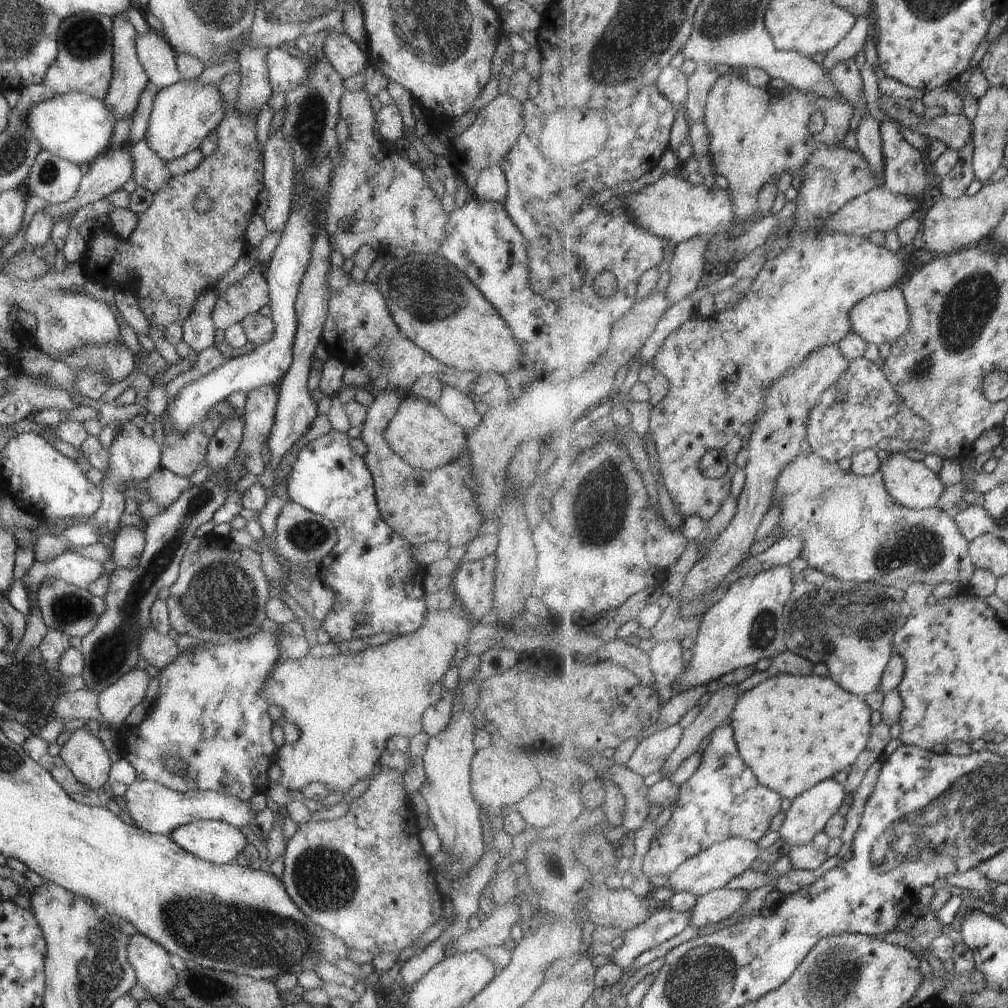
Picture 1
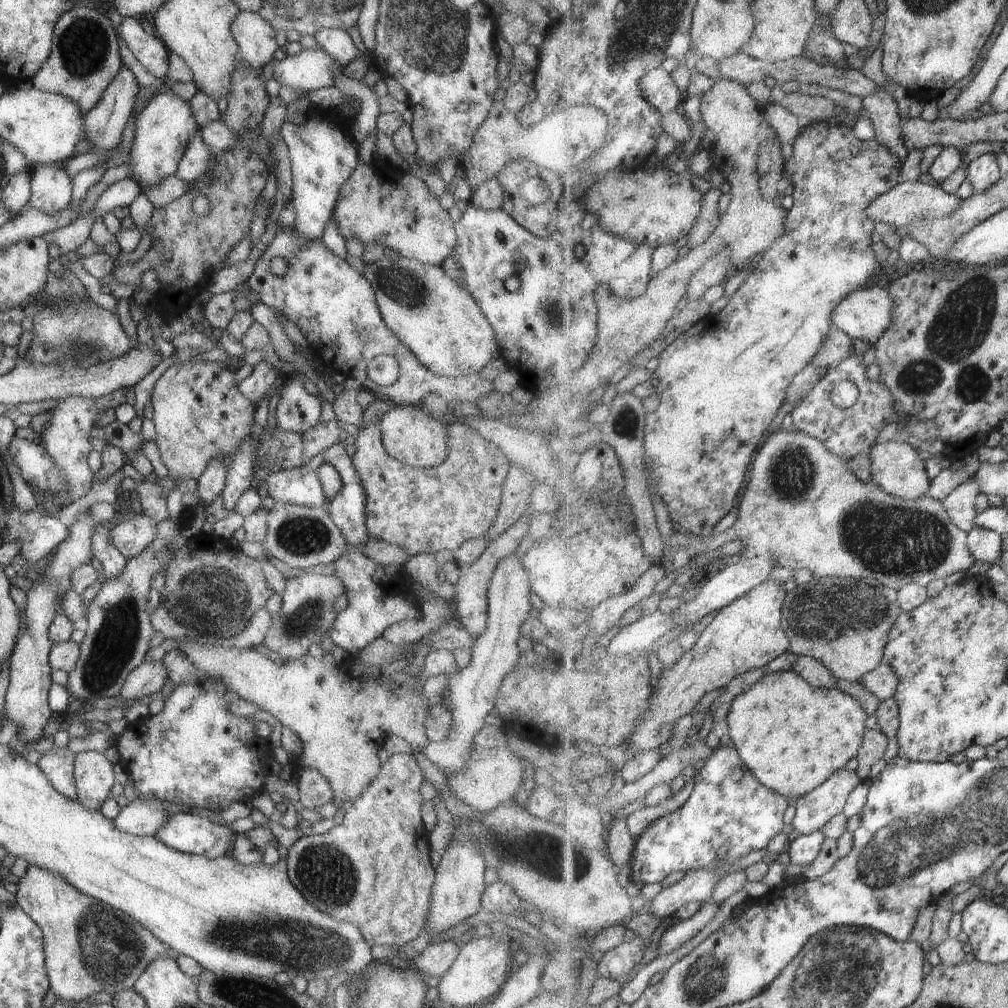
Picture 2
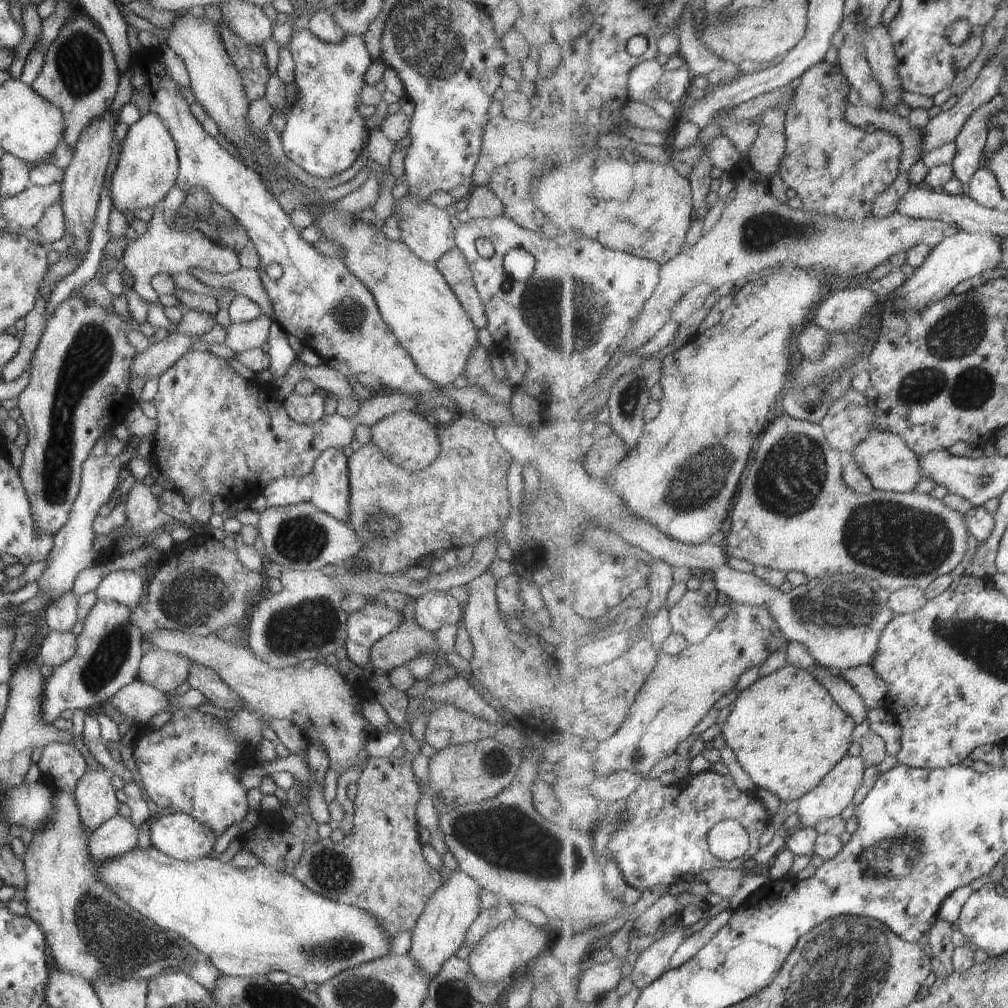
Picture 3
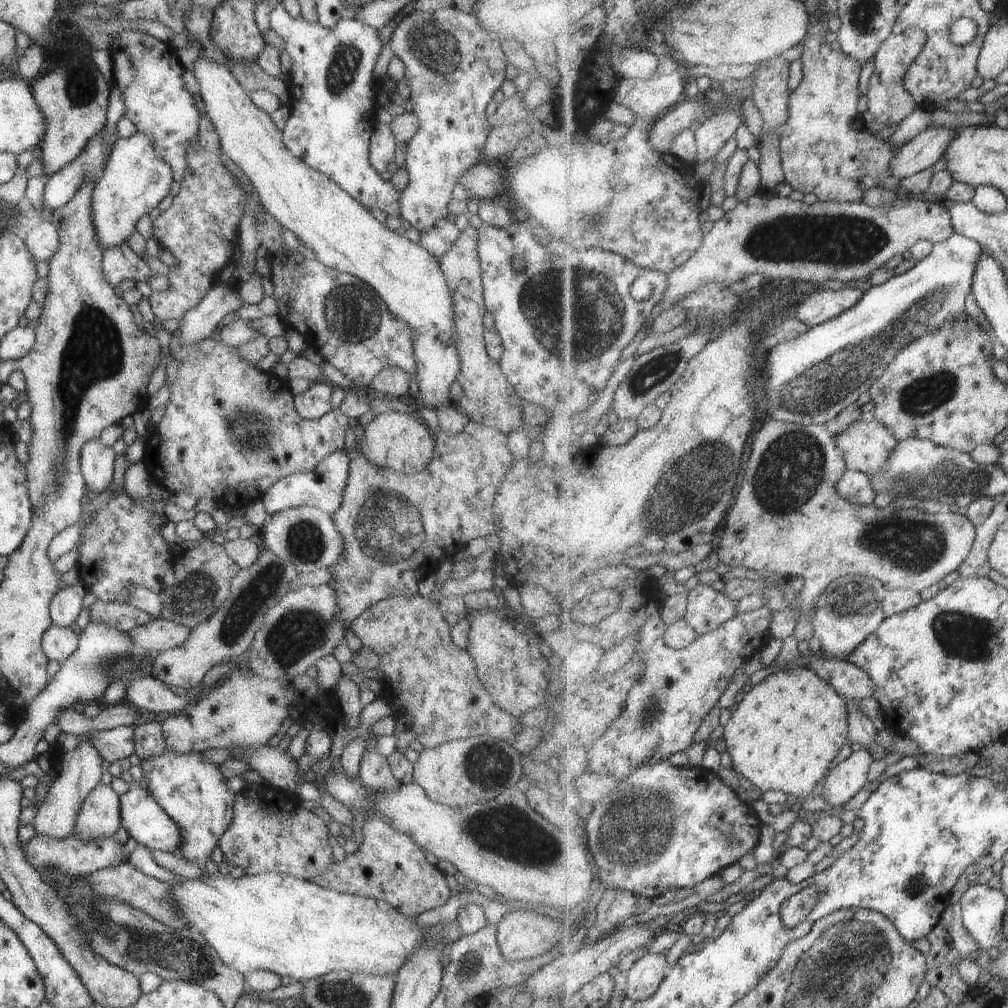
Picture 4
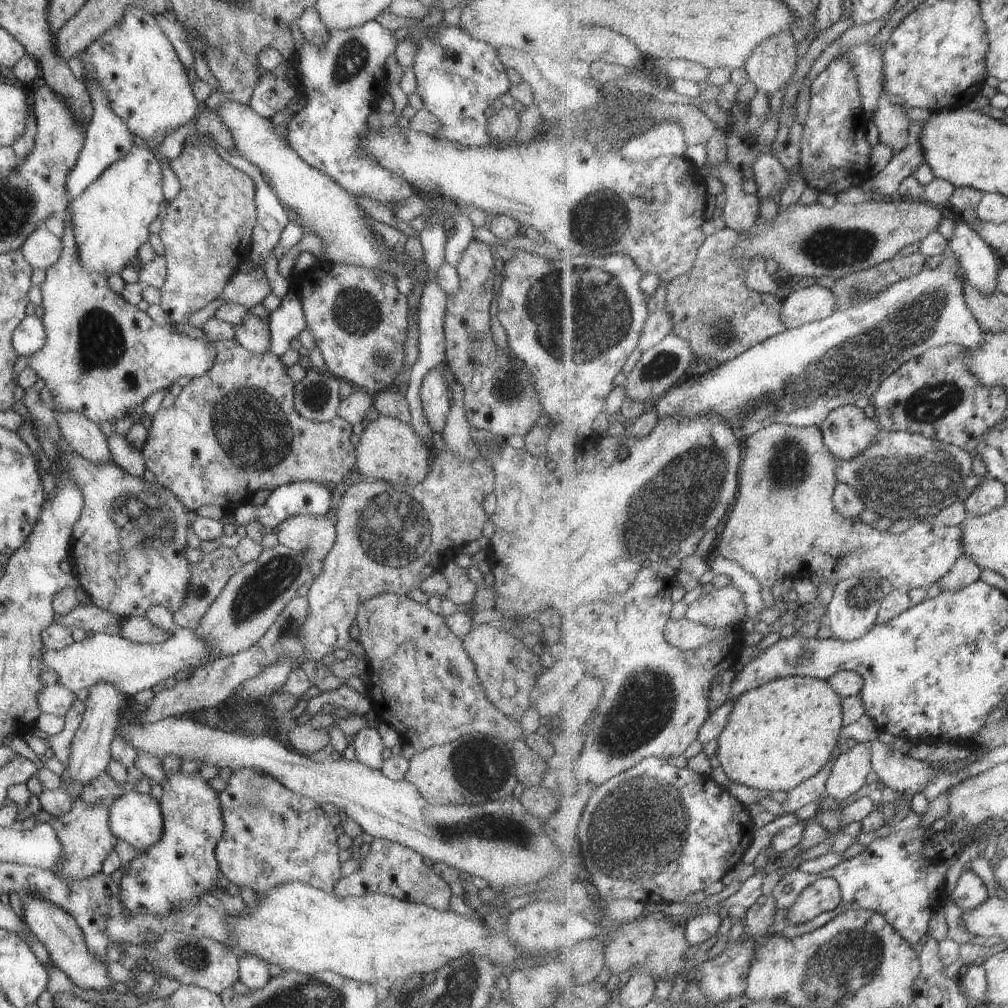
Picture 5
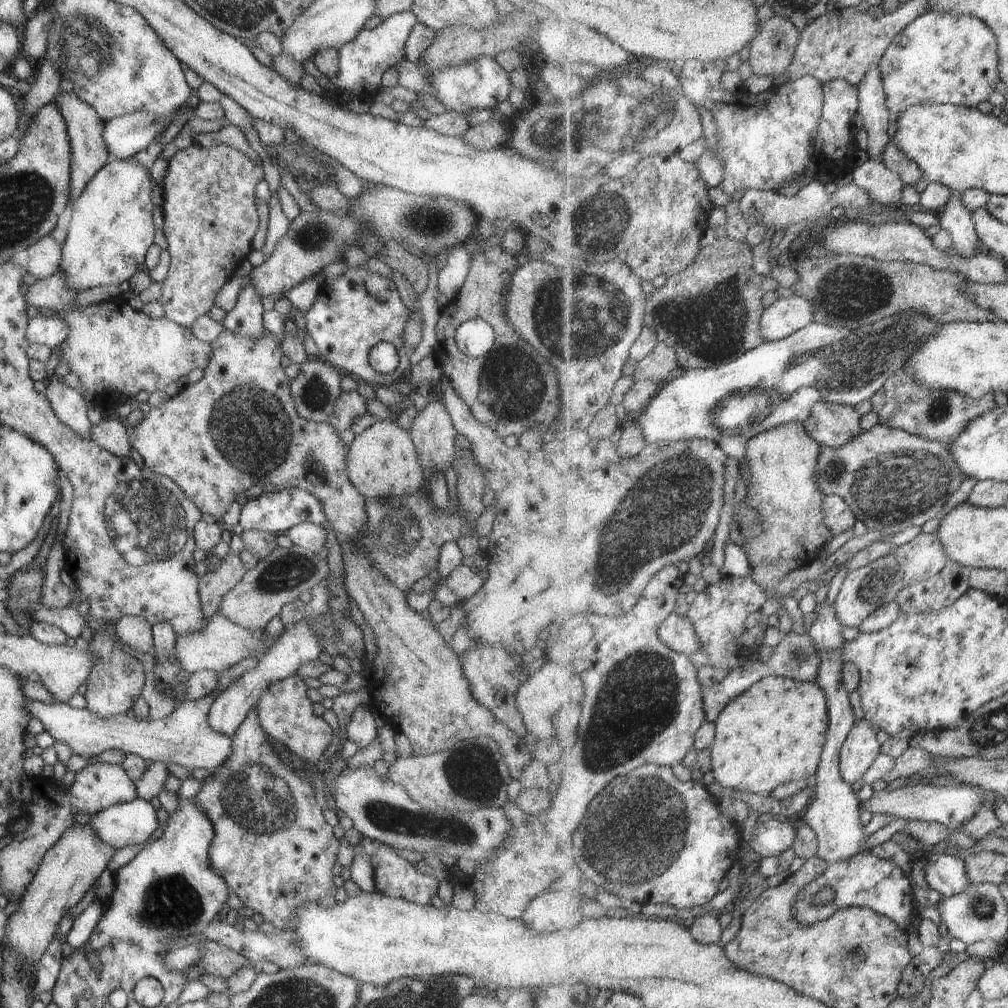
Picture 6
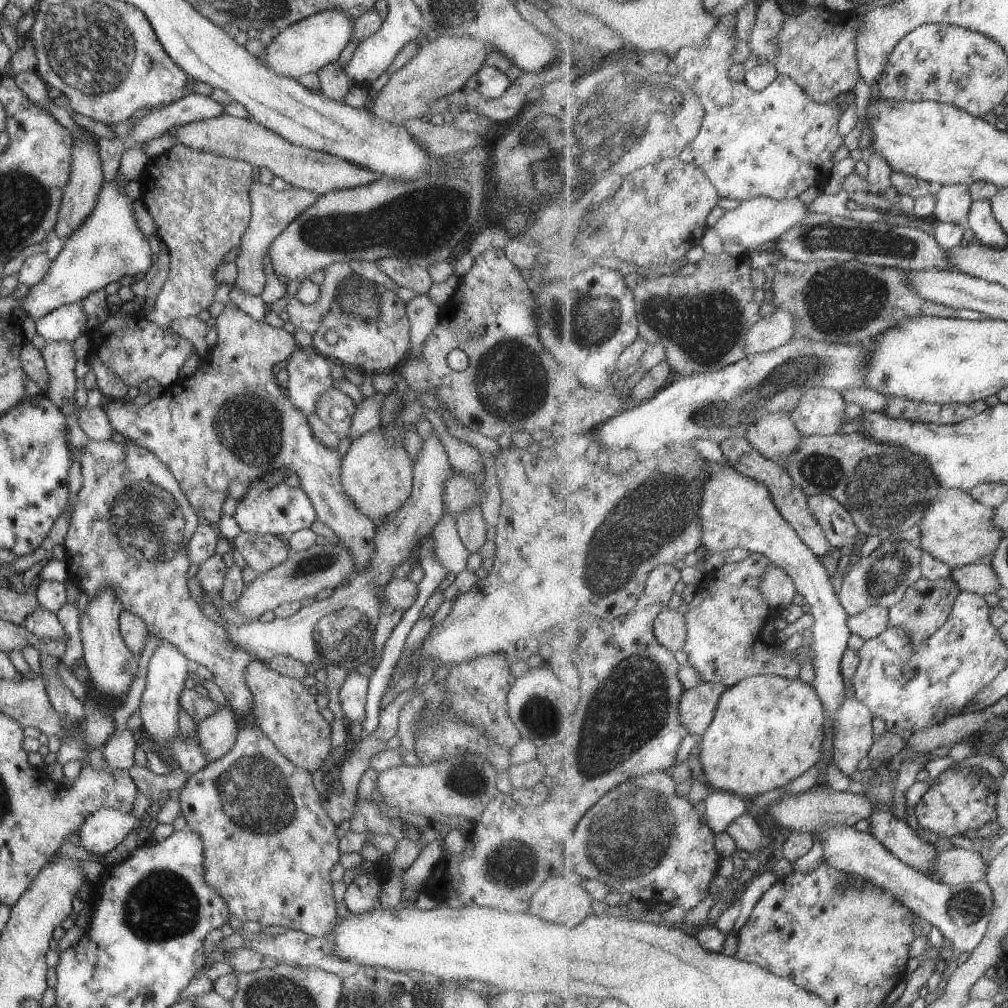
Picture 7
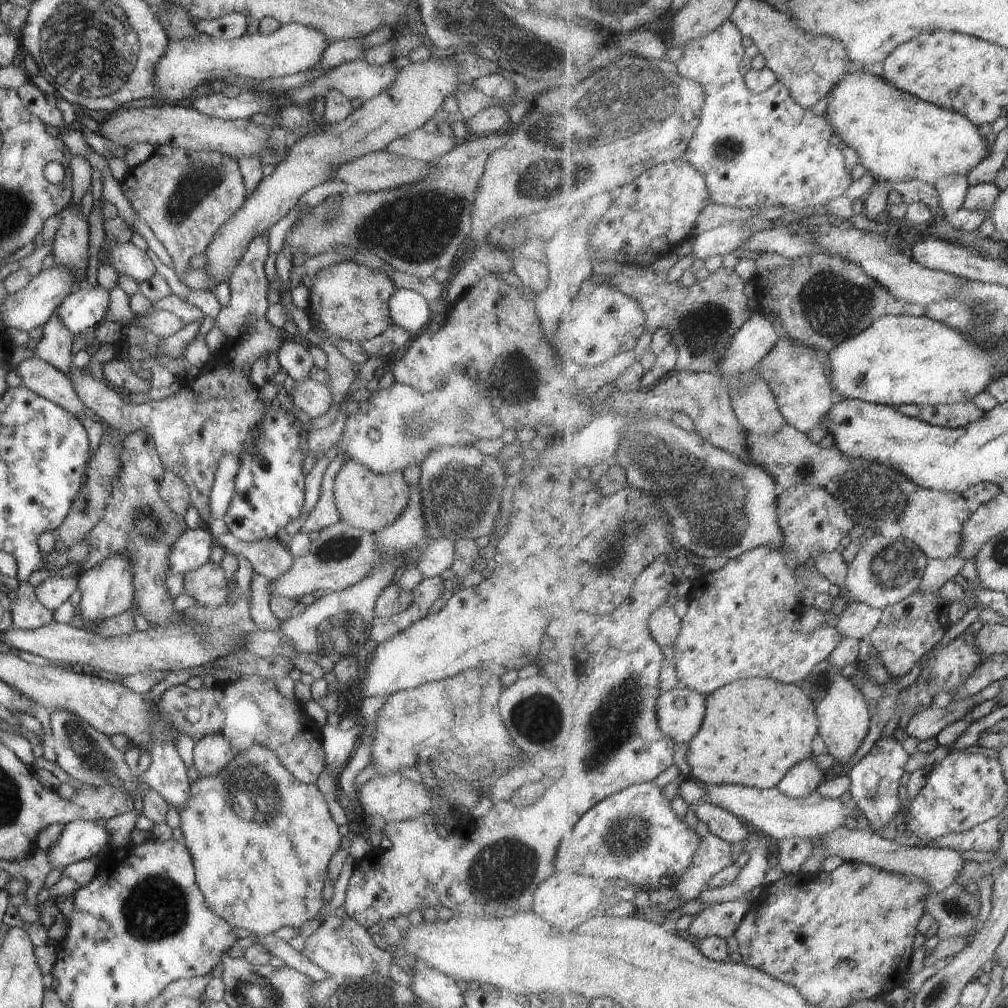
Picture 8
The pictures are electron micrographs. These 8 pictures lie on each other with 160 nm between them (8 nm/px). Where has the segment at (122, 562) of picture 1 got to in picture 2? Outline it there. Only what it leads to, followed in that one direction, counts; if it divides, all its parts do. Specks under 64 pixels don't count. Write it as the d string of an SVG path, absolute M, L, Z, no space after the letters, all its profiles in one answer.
M144 513L128 514L124 519L118 517L109 532L109 540L127 560L151 543L155 538L155 526L157 521Z

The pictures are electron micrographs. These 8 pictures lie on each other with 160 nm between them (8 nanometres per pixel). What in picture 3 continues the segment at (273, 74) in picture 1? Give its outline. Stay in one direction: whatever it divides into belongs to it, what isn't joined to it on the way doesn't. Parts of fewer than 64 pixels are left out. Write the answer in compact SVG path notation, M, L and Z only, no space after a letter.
M307 28L287 32L291 35L290 43L287 45L287 48L290 51L292 60L294 61L294 82L297 85L297 90L301 93L301 98L291 105L290 114L285 118L283 132L279 135L281 138L281 144L283 145L285 156L305 171L305 173L315 176L316 178L329 179L341 172L345 172L346 169L352 166L356 158L362 152L363 128L366 128L366 126L364 124L364 119L361 118L359 112L357 112L357 106L361 105L361 102L359 102L359 90L365 85L363 76L367 71L367 67L372 64L373 61L367 52L362 37L363 35L346 34L337 44L335 44L314 38L313 34L311 34Z

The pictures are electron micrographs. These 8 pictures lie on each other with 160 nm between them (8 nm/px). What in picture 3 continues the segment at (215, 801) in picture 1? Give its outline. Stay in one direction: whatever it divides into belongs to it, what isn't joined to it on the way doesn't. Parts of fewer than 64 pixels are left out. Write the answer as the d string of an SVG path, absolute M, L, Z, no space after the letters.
M115 814L103 822L86 838L86 850L92 862L101 862L105 858L121 856L137 844L139 828L131 820Z

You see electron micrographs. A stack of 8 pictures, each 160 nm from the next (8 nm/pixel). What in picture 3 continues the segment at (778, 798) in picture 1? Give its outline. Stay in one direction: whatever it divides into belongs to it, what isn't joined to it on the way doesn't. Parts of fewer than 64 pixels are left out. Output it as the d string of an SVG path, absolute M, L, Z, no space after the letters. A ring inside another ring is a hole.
M713 769L694 775L687 780L685 790L680 790L672 806L673 812L667 812L667 798L661 796L661 780L657 777L651 781L644 780L635 794L627 799L626 809L620 814L625 816L625 820L615 836L609 834L604 826L609 817L606 816L599 824L595 836L608 848L601 853L603 859L617 862L623 870L624 880L633 889L642 892L659 884L671 889L682 881L703 874L705 870L741 869L759 852L761 834L770 823L767 806L761 798L755 793L743 793L731 776L717 774ZM727 820L739 822L749 834L750 850L742 859L723 861L711 853L709 834L713 826Z

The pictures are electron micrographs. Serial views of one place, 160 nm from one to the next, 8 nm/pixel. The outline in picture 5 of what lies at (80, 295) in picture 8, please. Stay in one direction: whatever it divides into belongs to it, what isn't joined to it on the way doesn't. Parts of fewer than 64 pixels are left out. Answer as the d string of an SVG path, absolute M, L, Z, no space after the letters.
M25 315L13 329L11 344L19 355L31 355L45 342L45 329L41 319Z

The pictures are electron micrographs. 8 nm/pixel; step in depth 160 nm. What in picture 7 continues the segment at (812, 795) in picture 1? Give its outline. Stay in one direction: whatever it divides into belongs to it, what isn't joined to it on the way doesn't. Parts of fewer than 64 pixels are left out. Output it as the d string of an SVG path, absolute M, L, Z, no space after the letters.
M844 696L844 707L836 720L834 763L846 776L865 767L867 754L875 744L873 713L856 696Z

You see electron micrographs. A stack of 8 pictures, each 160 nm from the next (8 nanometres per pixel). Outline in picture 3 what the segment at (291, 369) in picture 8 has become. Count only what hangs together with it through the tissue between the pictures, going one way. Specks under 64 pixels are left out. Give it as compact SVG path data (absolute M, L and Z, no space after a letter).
M313 392L310 396L287 394L282 401L283 412L297 424L313 424L323 415L324 399Z

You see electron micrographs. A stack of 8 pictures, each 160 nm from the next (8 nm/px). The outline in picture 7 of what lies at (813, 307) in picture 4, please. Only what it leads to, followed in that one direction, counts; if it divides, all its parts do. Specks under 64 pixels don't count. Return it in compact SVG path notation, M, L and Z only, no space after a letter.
M777 309L771 316L762 318L748 332L747 354L763 354L789 344L796 335L796 316L787 309Z

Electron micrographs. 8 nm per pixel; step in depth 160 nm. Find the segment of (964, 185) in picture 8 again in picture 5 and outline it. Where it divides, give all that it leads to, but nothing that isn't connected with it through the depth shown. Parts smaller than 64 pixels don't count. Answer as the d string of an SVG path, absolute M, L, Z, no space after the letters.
M959 219L956 224L950 248L963 265L963 276L971 286L988 295L997 291L996 280L1003 260L995 258L992 246L972 229L966 219Z

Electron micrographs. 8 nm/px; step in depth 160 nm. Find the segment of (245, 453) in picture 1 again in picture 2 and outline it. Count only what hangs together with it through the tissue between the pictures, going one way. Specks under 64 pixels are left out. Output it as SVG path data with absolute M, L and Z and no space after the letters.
M263 359L252 367L251 374L237 383L237 389L245 396L249 404L256 407L261 398L269 399L272 394L269 388L275 382L278 372Z

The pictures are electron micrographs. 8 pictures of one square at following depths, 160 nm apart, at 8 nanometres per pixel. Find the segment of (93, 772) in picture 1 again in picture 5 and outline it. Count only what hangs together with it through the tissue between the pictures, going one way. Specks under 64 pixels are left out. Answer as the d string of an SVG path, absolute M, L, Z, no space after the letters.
M77 797L72 800L67 813L49 822L62 848L60 867L55 867L51 872L70 883L90 877L101 870L101 862L113 850L116 842L108 827L108 808L103 803L92 805Z

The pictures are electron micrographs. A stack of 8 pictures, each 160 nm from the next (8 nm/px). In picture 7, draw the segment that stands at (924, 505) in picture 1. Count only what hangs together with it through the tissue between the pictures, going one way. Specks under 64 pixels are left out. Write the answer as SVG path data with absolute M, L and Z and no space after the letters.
M829 387L805 389L796 410L789 412L803 437L837 435L845 424L847 404L843 396Z

